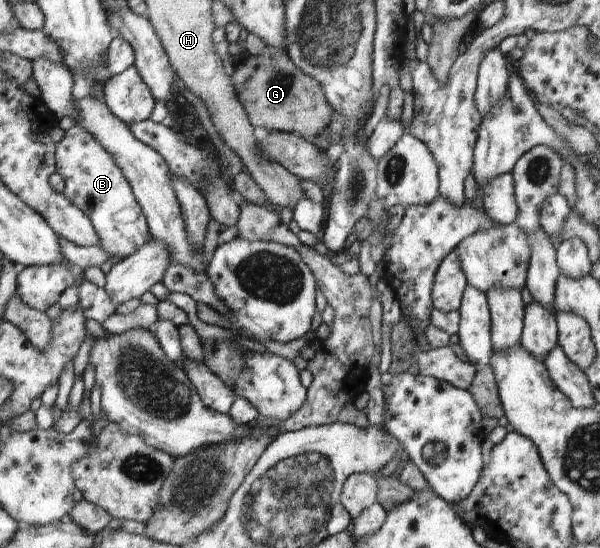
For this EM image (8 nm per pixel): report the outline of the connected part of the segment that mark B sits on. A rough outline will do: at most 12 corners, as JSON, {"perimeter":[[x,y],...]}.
{"perimeter":[[83,126],[58,143],[62,193],[122,260],[153,238],[122,169]]}

